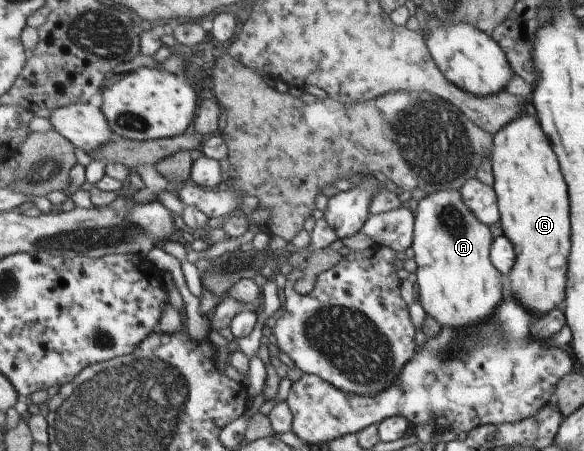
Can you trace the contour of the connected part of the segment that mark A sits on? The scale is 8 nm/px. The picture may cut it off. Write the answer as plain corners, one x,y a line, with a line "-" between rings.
445,189
443,192
431,192
426,193
426,197
418,202
417,212
416,212
416,225
414,228
414,243
412,249
414,251
415,257
414,261
418,267
416,271
417,279
417,293
418,299
426,311
426,313
433,317
441,327
450,326
450,327
464,327
479,324
486,322
487,319
491,318
491,315
495,314
495,307
502,303
505,297
505,290
503,290
503,273
499,272
495,265
490,259
490,250
494,244
493,235
491,235
491,229
481,220
478,219
478,216
474,213
471,207
467,206
467,203
463,200
462,193
459,190

